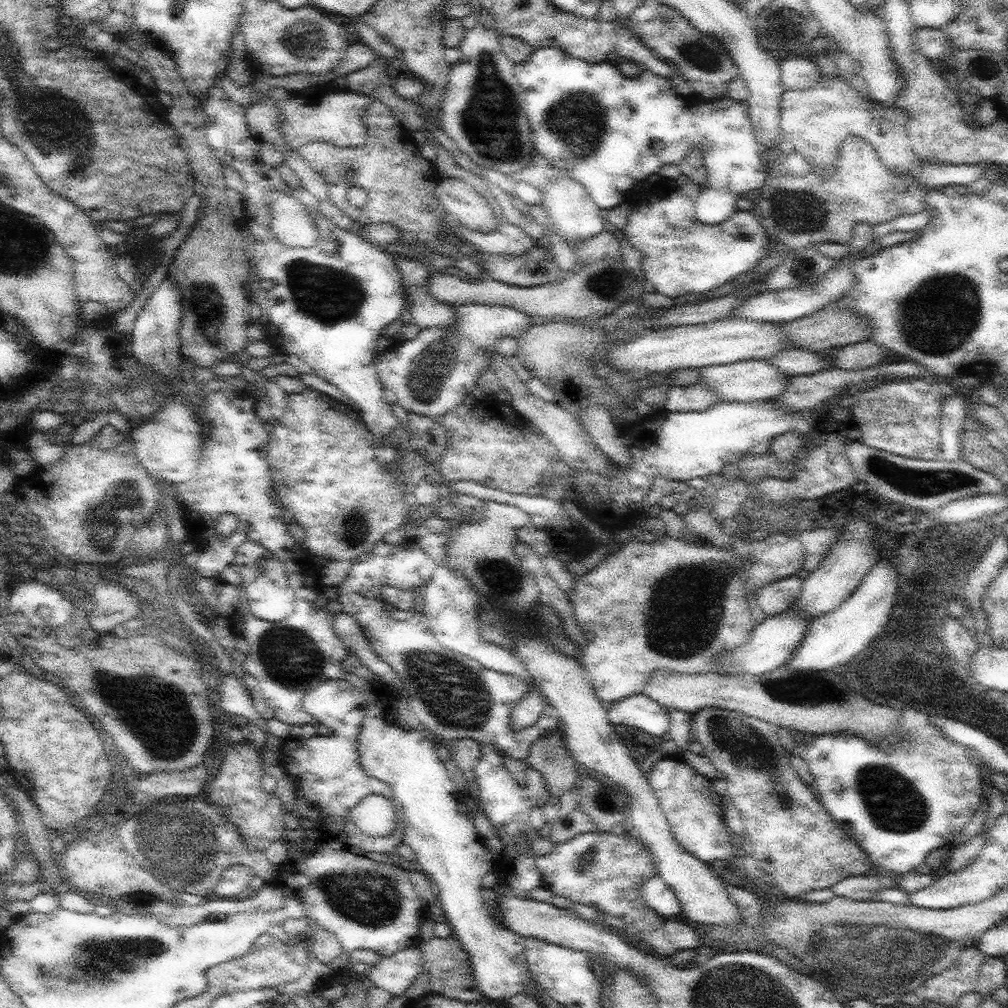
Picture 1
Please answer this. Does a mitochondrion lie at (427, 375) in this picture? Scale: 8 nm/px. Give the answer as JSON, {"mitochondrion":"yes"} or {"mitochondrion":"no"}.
{"mitochondrion":"yes"}

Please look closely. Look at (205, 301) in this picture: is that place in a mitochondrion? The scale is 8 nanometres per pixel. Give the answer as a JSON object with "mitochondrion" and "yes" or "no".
{"mitochondrion":"yes"}

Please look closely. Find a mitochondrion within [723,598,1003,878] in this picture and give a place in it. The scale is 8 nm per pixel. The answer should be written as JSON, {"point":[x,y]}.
{"point":[894,805]}

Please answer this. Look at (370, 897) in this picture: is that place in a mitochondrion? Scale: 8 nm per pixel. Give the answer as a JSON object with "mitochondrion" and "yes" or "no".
{"mitochondrion":"yes"}

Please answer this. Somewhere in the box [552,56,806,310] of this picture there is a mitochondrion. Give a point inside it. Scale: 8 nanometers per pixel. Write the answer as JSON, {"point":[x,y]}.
{"point":[582,117]}

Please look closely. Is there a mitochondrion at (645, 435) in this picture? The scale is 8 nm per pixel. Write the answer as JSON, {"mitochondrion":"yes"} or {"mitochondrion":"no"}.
{"mitochondrion":"no"}

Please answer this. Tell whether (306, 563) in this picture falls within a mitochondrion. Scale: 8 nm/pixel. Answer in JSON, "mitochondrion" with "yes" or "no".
{"mitochondrion":"no"}

